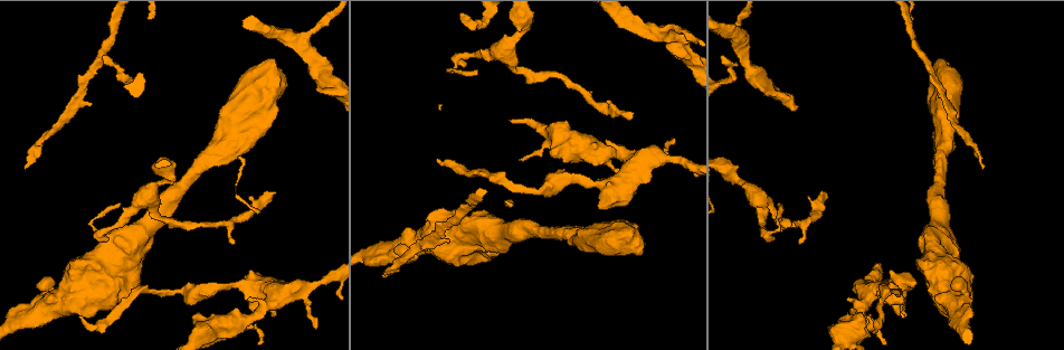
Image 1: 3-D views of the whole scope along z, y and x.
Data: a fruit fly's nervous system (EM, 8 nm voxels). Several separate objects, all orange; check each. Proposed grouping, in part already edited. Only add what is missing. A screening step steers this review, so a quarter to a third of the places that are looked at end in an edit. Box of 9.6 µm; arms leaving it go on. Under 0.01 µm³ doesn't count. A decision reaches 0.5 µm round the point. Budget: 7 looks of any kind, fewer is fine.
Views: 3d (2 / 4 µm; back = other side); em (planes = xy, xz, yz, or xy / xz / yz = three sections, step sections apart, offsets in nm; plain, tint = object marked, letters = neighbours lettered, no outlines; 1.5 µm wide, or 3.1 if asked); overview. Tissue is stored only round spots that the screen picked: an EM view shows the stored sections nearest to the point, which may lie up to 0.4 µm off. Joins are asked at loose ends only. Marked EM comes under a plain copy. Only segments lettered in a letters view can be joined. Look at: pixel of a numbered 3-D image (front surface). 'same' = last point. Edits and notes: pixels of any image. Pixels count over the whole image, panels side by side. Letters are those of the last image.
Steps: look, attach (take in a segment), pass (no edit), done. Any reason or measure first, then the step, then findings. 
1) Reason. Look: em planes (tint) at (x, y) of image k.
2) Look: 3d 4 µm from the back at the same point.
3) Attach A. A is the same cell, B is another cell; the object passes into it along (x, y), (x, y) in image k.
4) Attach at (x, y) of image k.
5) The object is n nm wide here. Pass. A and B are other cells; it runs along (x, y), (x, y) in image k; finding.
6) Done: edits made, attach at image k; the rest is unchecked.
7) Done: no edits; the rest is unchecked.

Branch stops here. Look: 3d 2 µm at (315, 327) of image 1.

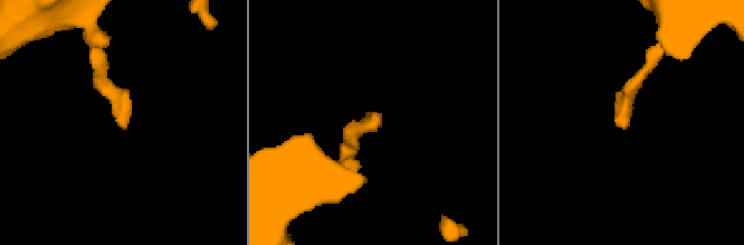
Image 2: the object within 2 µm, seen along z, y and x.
Look: em yz step 8 (tint) at (621, 126) of image 2.

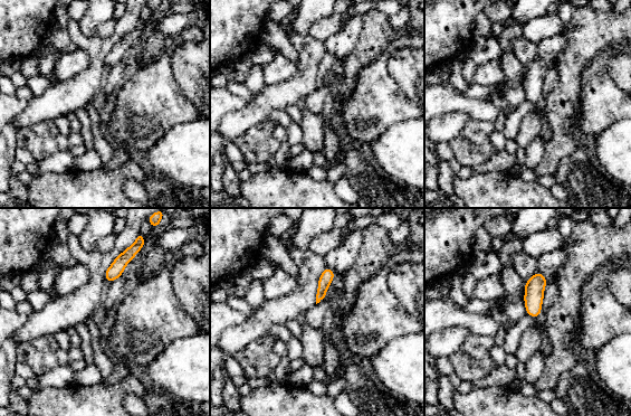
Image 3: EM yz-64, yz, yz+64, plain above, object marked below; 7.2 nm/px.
Look: em xz step 8 (letters) at the same point.

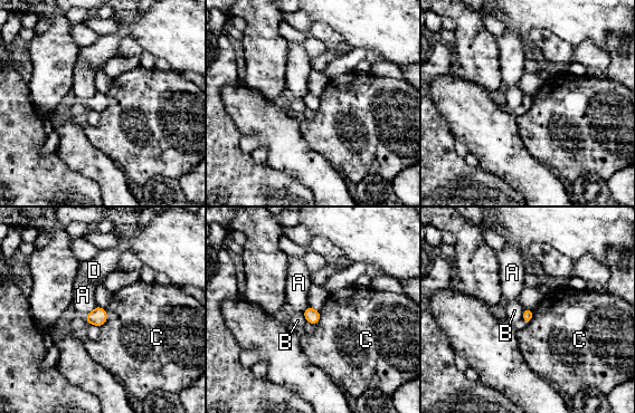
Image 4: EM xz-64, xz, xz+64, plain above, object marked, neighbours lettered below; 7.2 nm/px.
Pass. A, B, C and D are other cells; a border runs along (524, 308), (520, 318) in image 4; none of them fits.

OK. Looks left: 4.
Thick end. Look: em xy step 8 (letters) at (249, 296) of image 1.

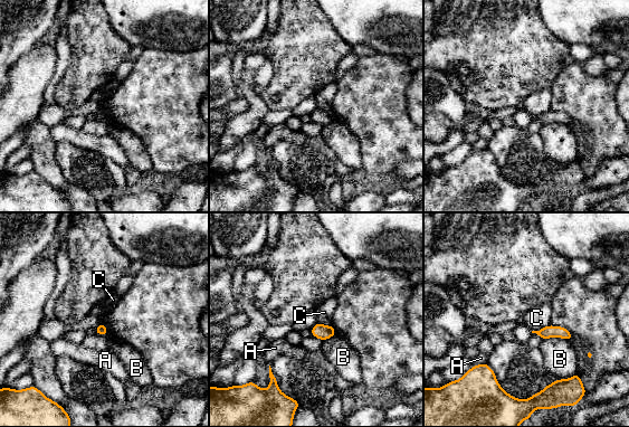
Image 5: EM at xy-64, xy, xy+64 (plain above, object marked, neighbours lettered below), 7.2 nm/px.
Pass. A, B and C are other cells; a border runs along (550, 323), (532, 331) in image 5; no lettered segment goes on from it.

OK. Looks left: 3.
An open end. Look: em planes (letters) at (827, 196) of image 1.

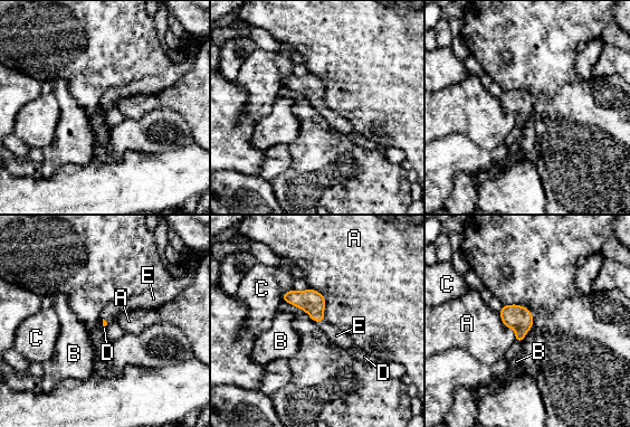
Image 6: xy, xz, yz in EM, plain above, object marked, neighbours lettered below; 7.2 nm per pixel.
Attach E. E is the same cell, A, B, C and D are other cells; the object passes into it along (312, 302), (321, 321), (336, 335) in image 6; the neuron continues.

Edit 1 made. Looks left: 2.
Done: edits made, attach at image 6; the rest is unchecked.

